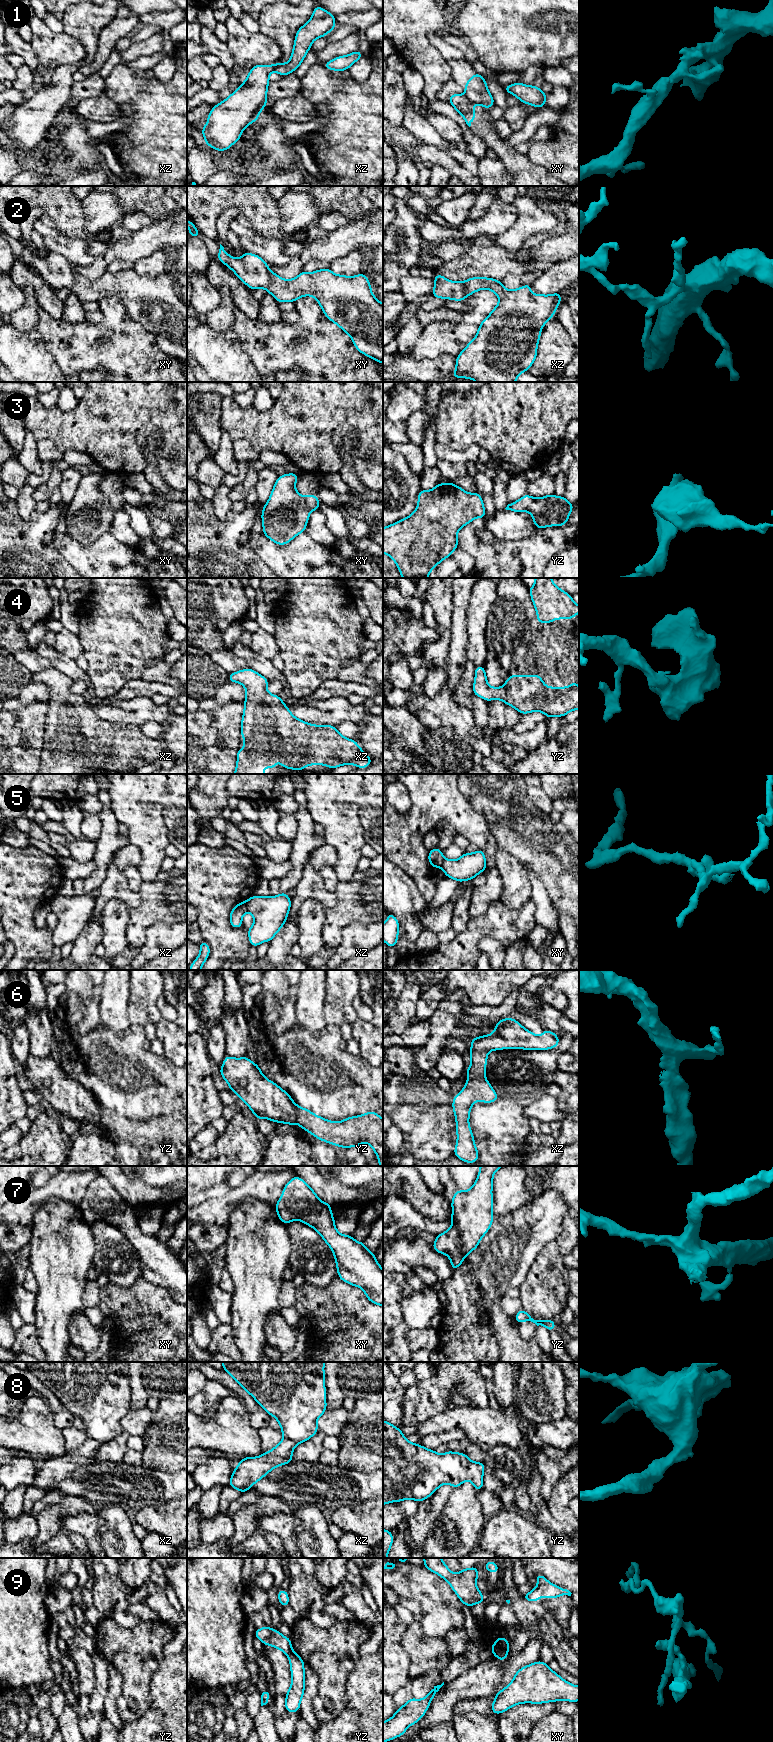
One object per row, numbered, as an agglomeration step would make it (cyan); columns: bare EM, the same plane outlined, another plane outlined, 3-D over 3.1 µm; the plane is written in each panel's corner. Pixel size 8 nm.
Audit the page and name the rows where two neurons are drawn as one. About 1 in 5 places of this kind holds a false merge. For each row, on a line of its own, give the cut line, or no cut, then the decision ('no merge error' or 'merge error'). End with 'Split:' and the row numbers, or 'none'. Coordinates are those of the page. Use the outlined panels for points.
1: cut in xy along (464, 96), (473, 104); merge error
2: no cut; no merge error
3: no cut; no merge error
4: no cut; no merge error
5: cut in xz along (245, 901), (247, 910); merge error
6: no cut; no merge error
7: no cut; no merge error
8: no cut; no merge error
9: cut in yz along (293, 1651), (287, 1655); merge error
Split: 1, 5, 9

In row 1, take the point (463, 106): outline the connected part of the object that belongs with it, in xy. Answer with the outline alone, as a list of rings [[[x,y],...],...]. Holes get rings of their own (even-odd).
[[[453,93],[448,101],[457,110],[457,112],[463,116],[466,124],[470,127],[477,115],[477,113],[473,110],[474,104],[465,96],[456,93]]]

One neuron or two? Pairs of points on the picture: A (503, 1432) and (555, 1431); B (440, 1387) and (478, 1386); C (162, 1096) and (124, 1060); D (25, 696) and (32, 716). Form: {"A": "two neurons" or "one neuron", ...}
{"A": "two neurons", "B": "one neuron", "C": "one neuron", "D": "two neurons"}

